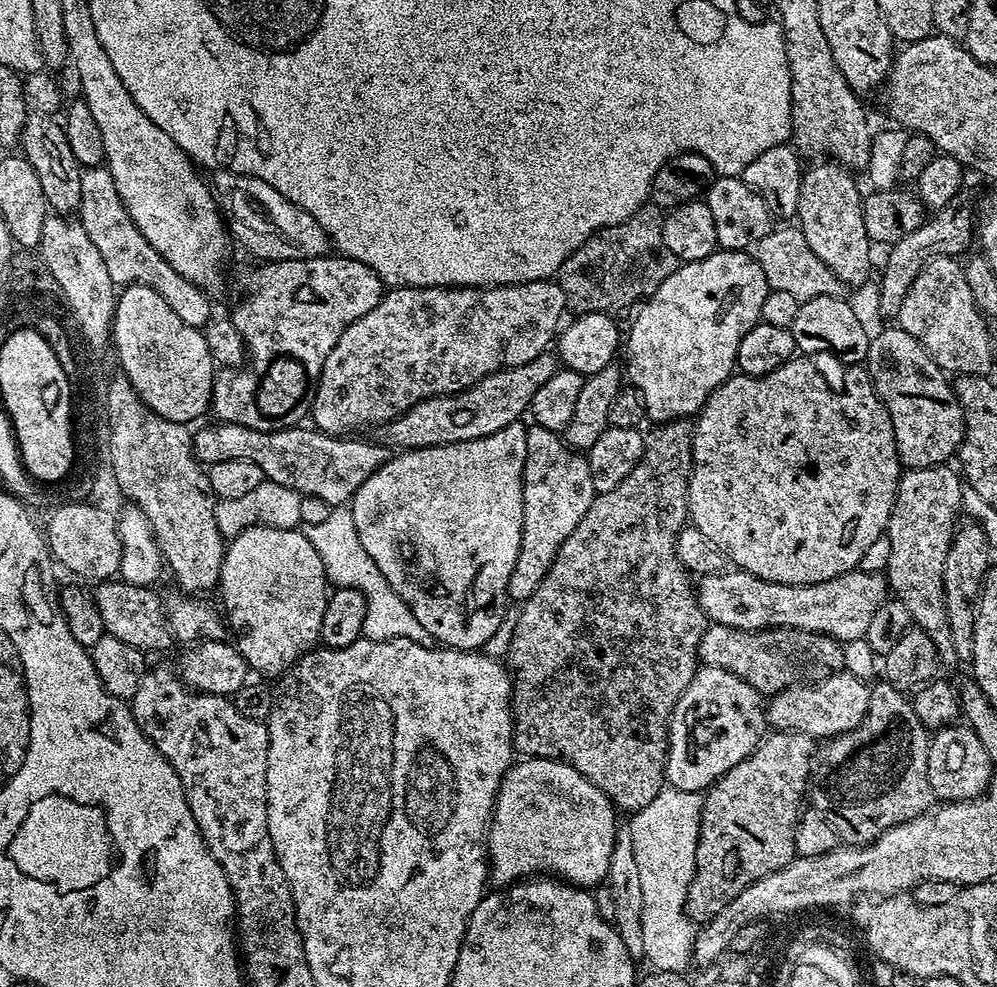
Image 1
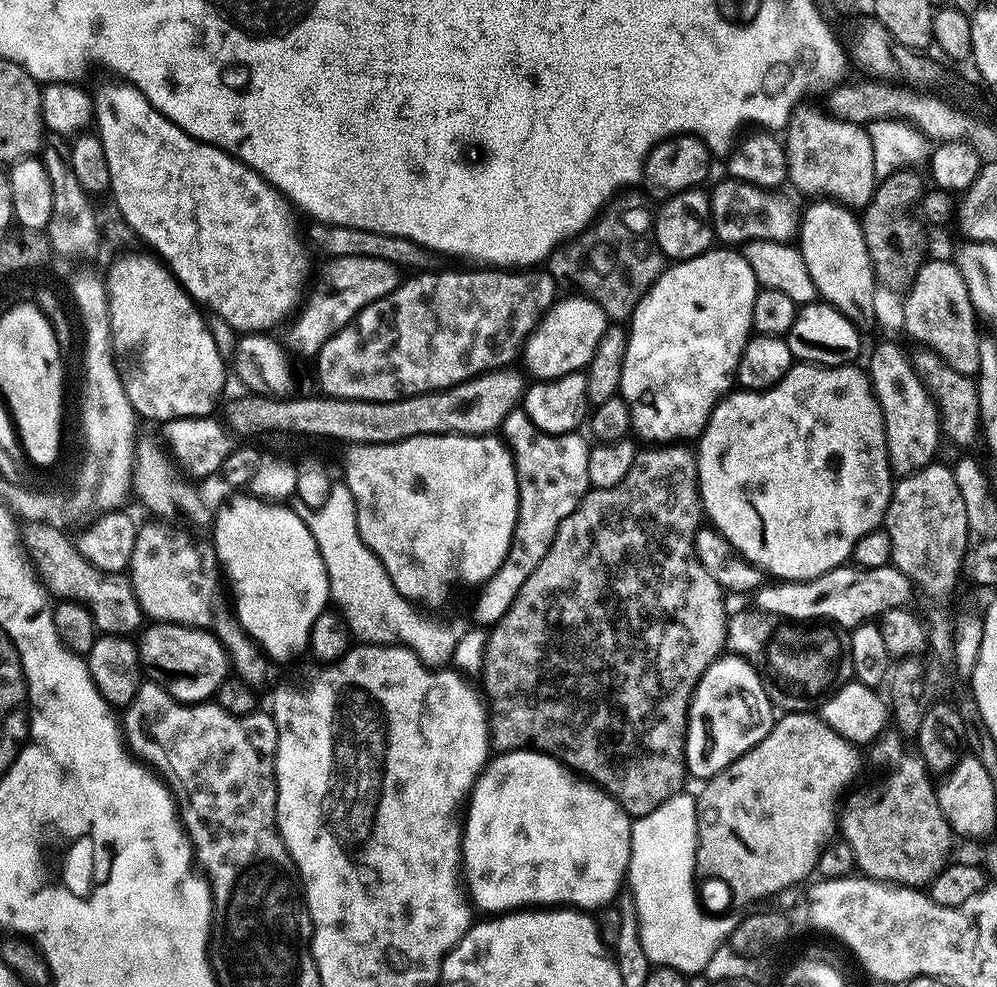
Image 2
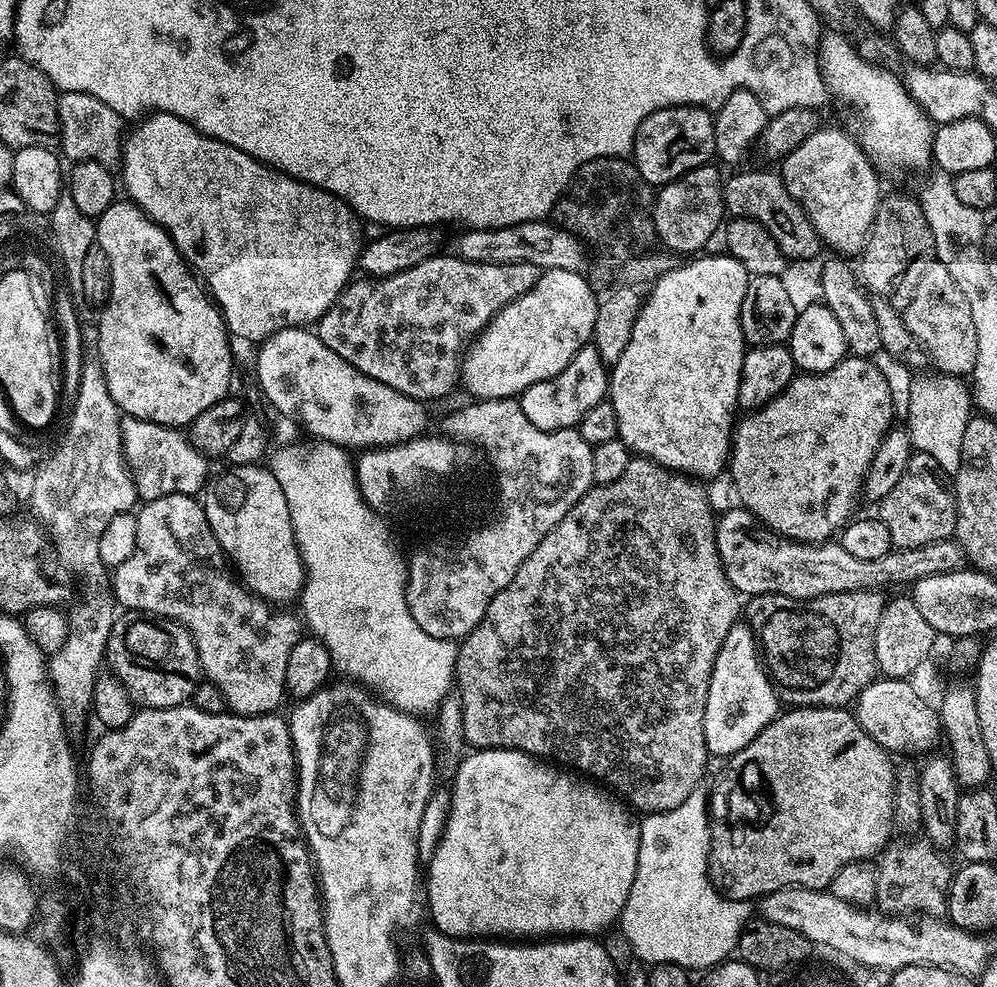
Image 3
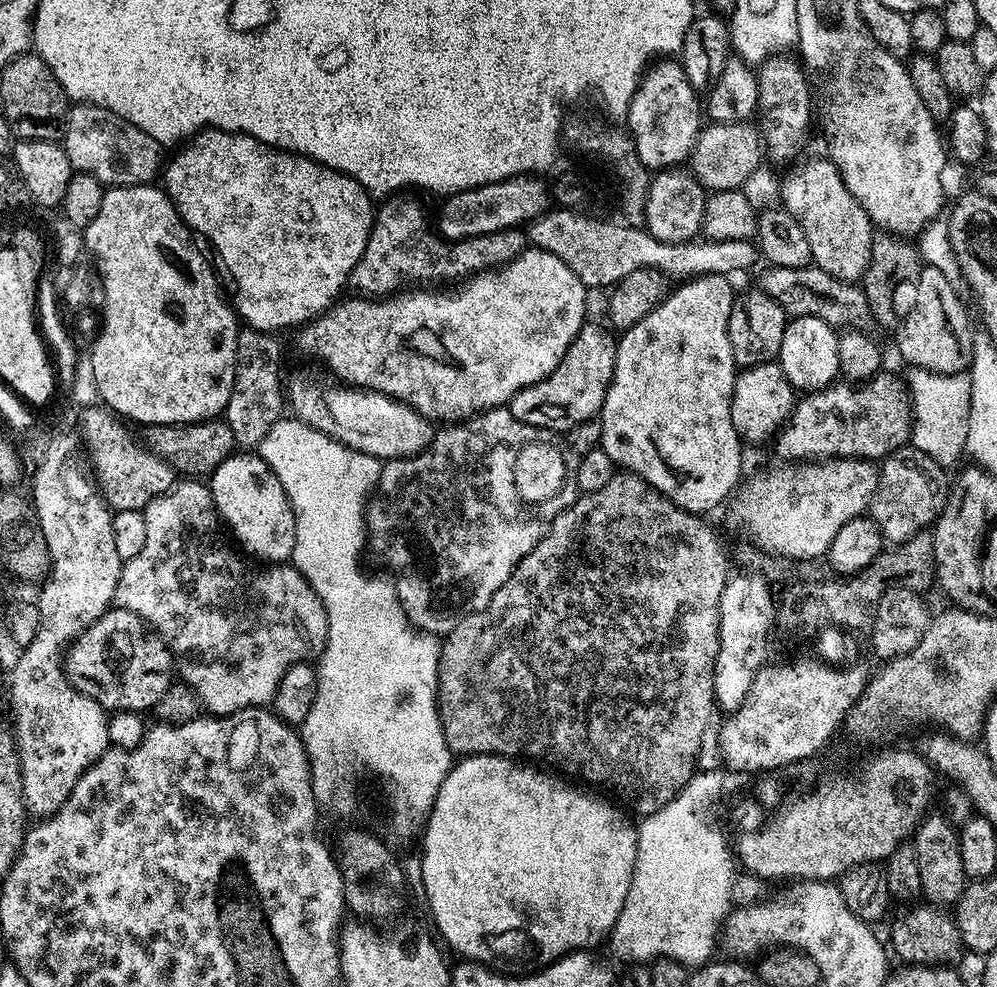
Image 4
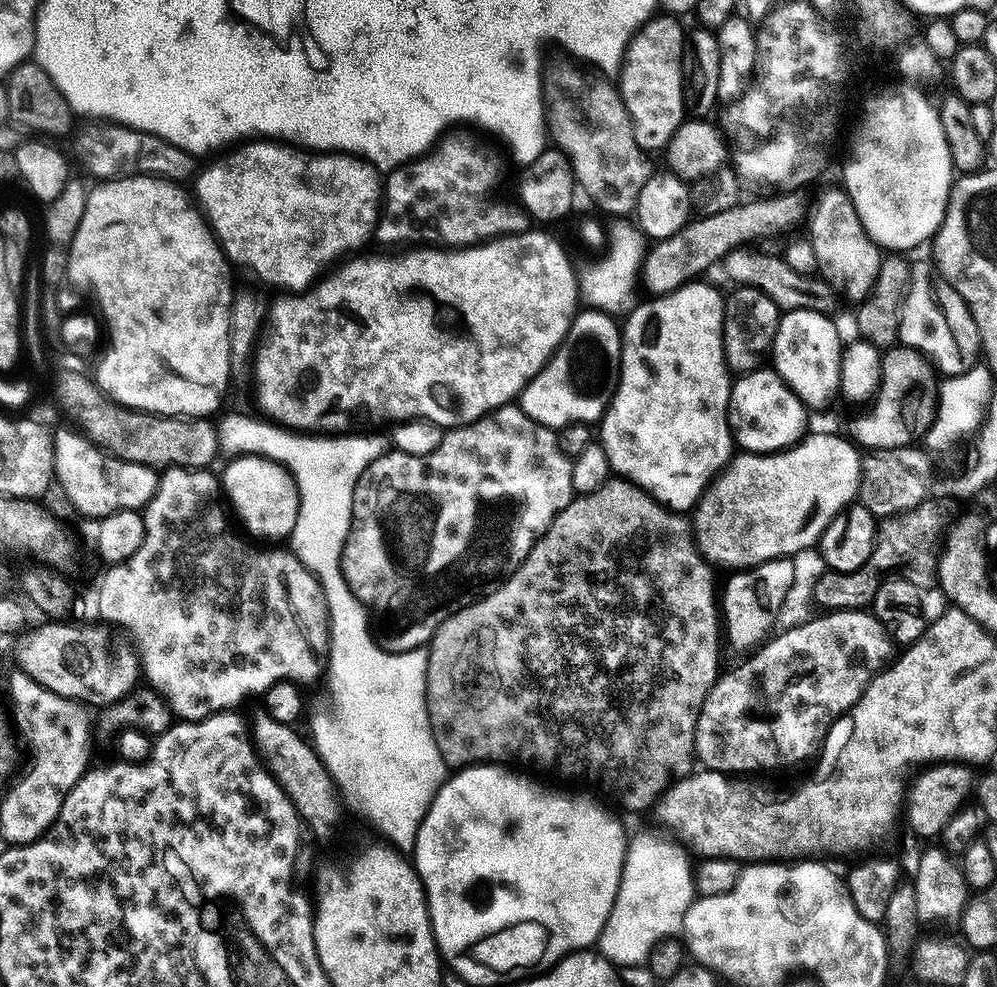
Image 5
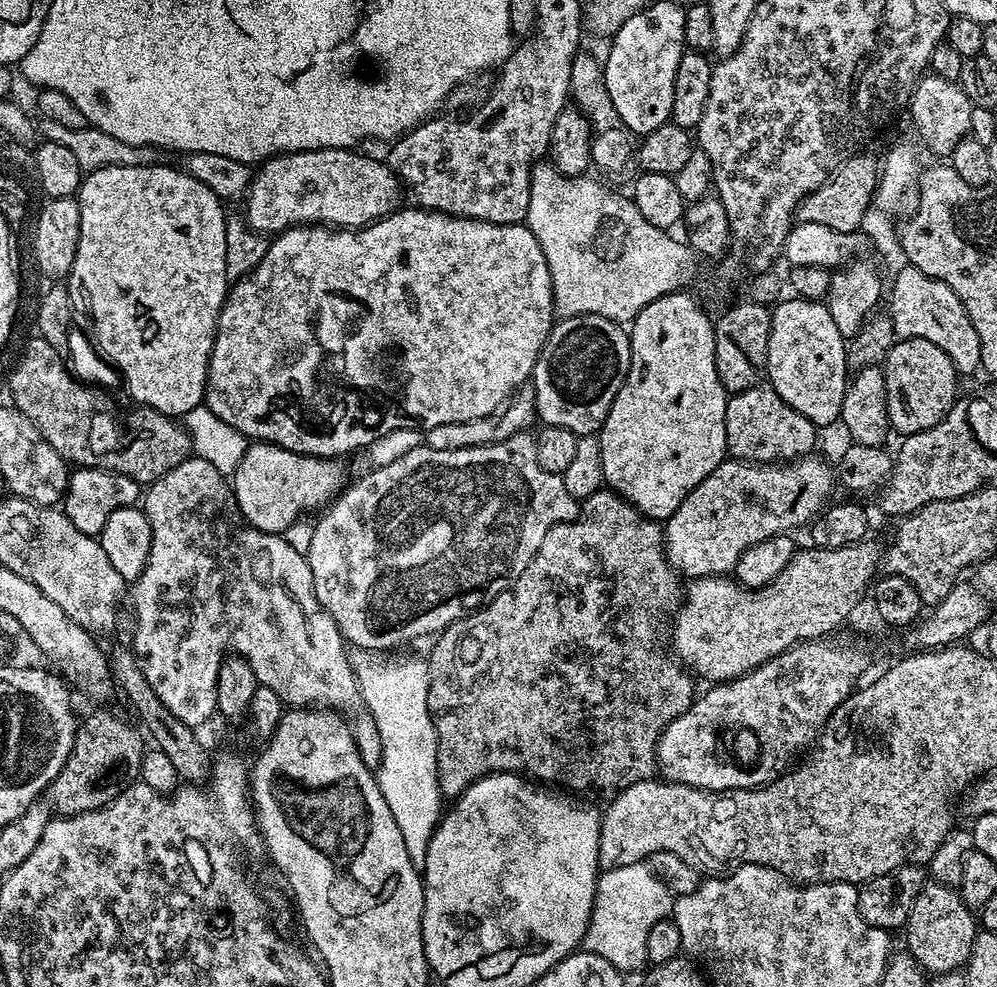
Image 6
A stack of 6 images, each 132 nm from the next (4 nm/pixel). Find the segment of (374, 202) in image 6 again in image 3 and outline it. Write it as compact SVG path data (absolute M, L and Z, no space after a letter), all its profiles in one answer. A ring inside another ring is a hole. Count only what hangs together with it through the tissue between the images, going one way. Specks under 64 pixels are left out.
M153 111L151 114L145 115L137 124L140 125L133 132L131 129L127 133L124 151L118 165L118 176L122 181L123 191L125 188L128 191L125 192L127 199L131 200L133 204L137 204L159 228L165 228L168 231L168 237L174 242L174 246L184 257L189 268L202 281L208 295L212 297L216 307L220 309L220 314L224 318L224 327L235 339L237 336L240 340L263 342L266 338L278 334L278 330L308 328L315 325L317 320L321 320L326 314L326 310L335 306L336 301L340 298L340 293L348 287L353 279L352 271L354 273L357 271L362 247L362 239L360 240L361 217L356 215L356 211L348 205L346 200L332 192L315 188L313 184L304 184L301 180L295 180L293 176L287 176L286 173L272 168L269 164L255 160L250 154L246 154L226 142L203 136L197 128L190 126L174 114Z

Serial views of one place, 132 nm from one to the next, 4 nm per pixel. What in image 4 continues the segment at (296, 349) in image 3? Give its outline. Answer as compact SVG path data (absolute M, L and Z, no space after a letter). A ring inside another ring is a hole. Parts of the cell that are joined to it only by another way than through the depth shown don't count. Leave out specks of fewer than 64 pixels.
M296 376L289 384L287 381L286 404L290 412L292 408L291 415L348 448L375 456L381 462L414 456L427 449L434 435L427 416L381 392L331 383L323 384L308 376Z

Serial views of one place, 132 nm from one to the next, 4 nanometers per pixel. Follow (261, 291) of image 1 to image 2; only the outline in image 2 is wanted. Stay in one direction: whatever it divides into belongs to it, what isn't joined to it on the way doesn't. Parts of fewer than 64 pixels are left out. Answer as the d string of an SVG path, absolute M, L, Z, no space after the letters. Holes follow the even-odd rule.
M337 256L320 272L311 285L298 315L291 321L292 344L308 358L315 357L320 347L338 330L356 319L356 315L370 302L378 302L402 282L401 269L390 261L368 256Z

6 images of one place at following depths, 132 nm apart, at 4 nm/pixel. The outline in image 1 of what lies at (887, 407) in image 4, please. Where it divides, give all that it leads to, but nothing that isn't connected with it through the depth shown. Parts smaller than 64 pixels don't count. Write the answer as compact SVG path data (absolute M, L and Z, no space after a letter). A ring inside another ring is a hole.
M808 358L787 360L778 370L765 376L745 376L733 374L728 381L705 402L694 420L692 433L692 473L688 479L688 514L691 527L702 530L719 552L724 554L725 561L732 560L737 569L754 574L763 580L775 584L817 584L830 578L838 578L847 572L855 572L862 562L862 554L878 538L885 535L902 475L900 455L896 449L894 426L890 414L880 401L876 387L872 384L872 375L867 367L852 366L844 376L844 389L835 392L828 385L828 380L811 364Z

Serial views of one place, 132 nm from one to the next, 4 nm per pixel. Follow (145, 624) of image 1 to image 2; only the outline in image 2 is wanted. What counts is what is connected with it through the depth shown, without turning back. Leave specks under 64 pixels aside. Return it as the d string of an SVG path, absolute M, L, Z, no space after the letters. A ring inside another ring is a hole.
M42 521L28 522L23 525L23 554L36 580L38 580L57 601L72 601L76 604L81 604L81 606L91 614L95 627L99 629L101 633L109 636L122 637L131 637L133 634L139 633L142 628L142 623L140 624L140 620L142 621L142 613L140 611L138 598L132 589L131 579L129 579L127 575L119 572L103 572L102 570L98 570L98 566L94 566L86 558L82 558L82 554L77 550L73 537L71 535L68 537L64 532L66 531L63 527L45 524Z

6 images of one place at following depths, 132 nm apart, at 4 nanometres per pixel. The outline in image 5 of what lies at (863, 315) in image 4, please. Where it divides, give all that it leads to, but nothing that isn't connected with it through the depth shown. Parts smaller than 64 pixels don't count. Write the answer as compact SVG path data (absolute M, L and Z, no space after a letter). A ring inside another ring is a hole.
M745 246L725 254L722 269L733 280L733 285L762 290L762 294L769 296L784 312L814 310L825 314L835 313L838 297L823 278L802 276L796 270L790 270L788 263L779 255L763 256L760 252L751 252L752 250Z

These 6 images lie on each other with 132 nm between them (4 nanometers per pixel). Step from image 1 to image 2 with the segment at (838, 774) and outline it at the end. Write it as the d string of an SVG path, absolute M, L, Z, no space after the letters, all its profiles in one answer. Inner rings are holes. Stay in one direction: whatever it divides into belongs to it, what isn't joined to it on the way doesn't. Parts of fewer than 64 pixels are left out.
M900 748L896 752L896 761L888 764L880 772L880 781L872 784L868 792L856 792L847 797L838 820L838 828L843 839L854 850L856 867L863 875L874 880L887 880L893 884L905 886L928 886L949 863L954 833L938 806L936 788L931 784L930 773L915 751L907 752Z

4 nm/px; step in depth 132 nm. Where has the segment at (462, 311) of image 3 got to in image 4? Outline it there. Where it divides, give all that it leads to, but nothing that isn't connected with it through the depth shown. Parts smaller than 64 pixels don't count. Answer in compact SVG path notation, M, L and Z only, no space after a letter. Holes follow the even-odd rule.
M392 198L392 208L388 208L388 212L378 212L366 250L362 250L362 258L350 277L351 287L360 291L357 293L368 298L384 298L409 286L423 285L420 284L423 280L463 281L507 264L529 245L527 233L520 228L504 228L465 240L446 240L433 234L425 223L414 230L405 246L404 220L416 220L417 210L419 208L412 208L412 198Z

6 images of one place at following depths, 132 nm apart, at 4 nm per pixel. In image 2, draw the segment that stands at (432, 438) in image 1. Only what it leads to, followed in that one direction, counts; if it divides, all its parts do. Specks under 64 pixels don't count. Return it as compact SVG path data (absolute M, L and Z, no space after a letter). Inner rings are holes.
M512 368L496 369L481 376L470 378L461 384L443 388L437 392L423 392L390 402L373 400L343 400L323 394L293 398L277 398L271 394L244 394L236 396L224 408L223 423L233 437L264 436L267 432L293 432L296 436L329 436L332 440L344 440L350 444L389 444L402 442L415 436L487 436L504 423L506 414L515 411L526 390L526 382Z

